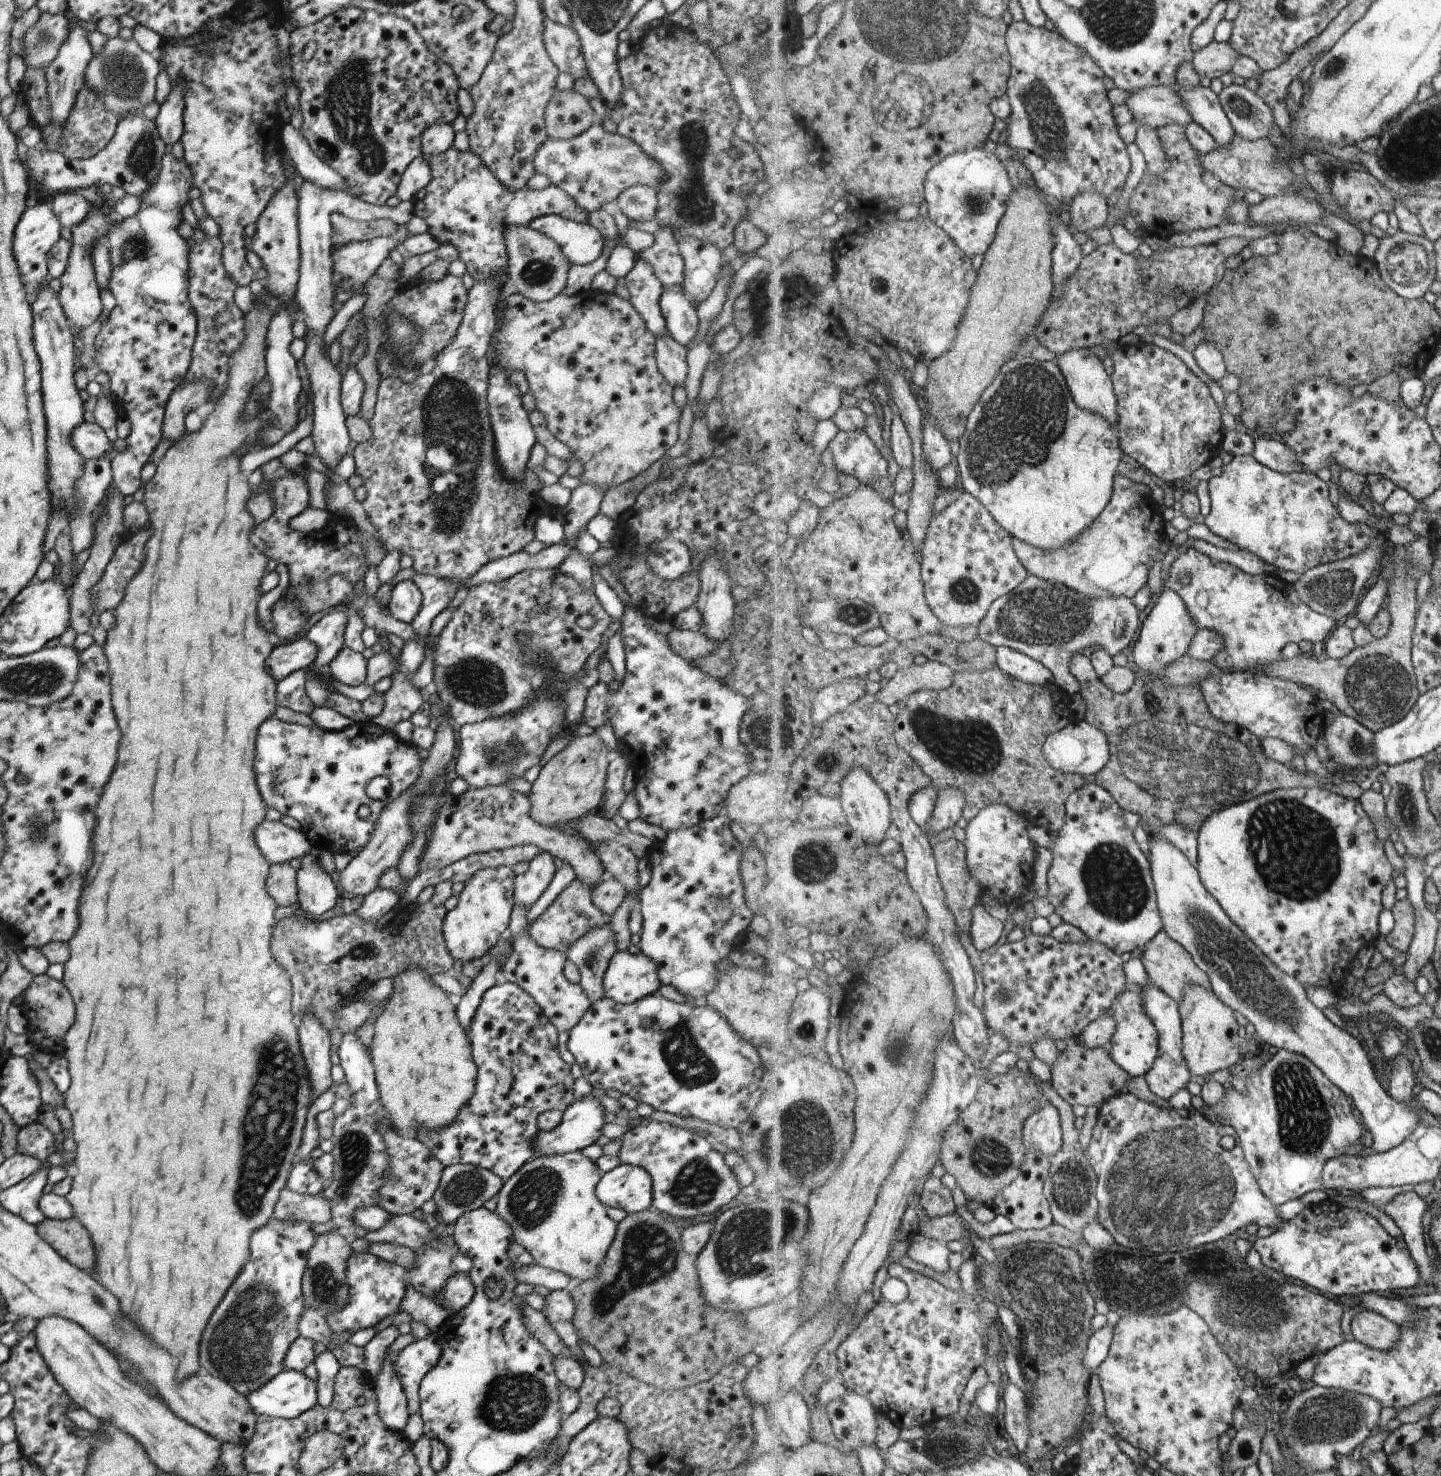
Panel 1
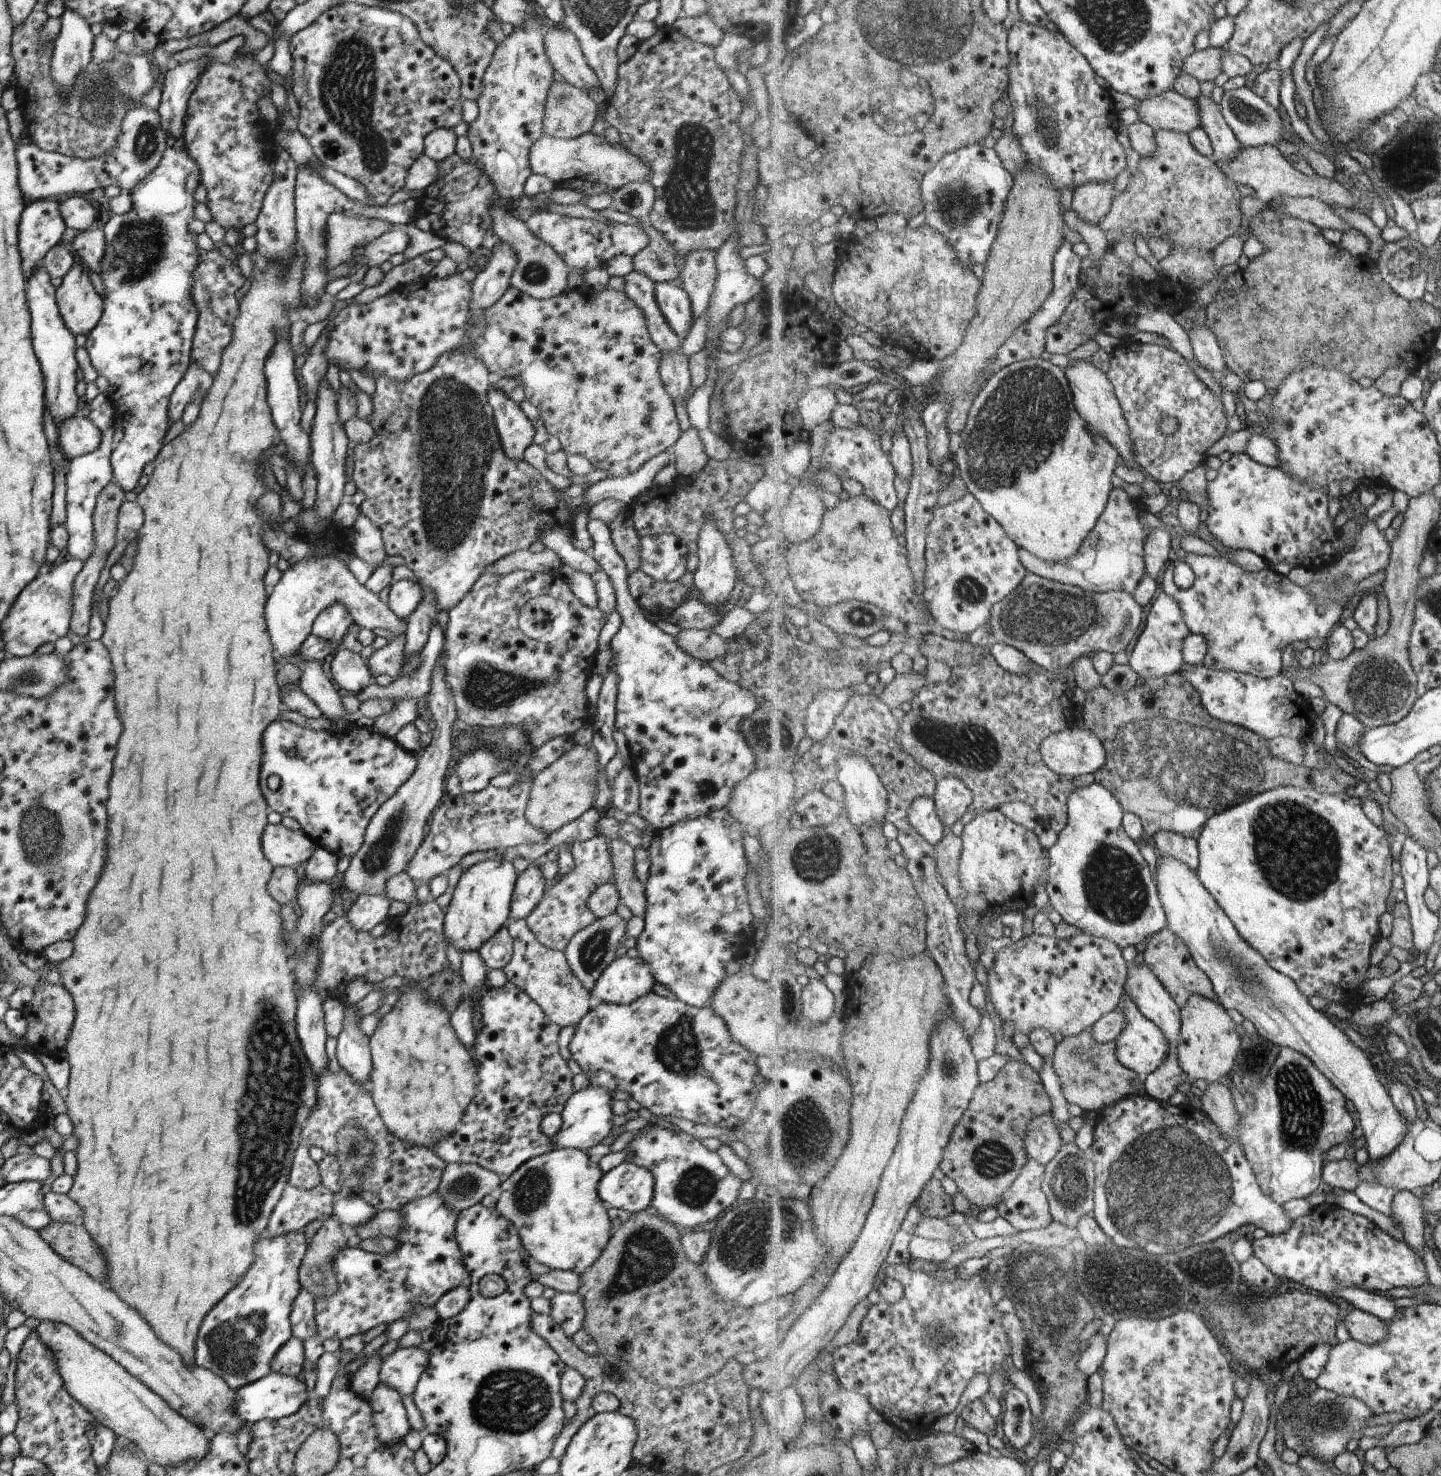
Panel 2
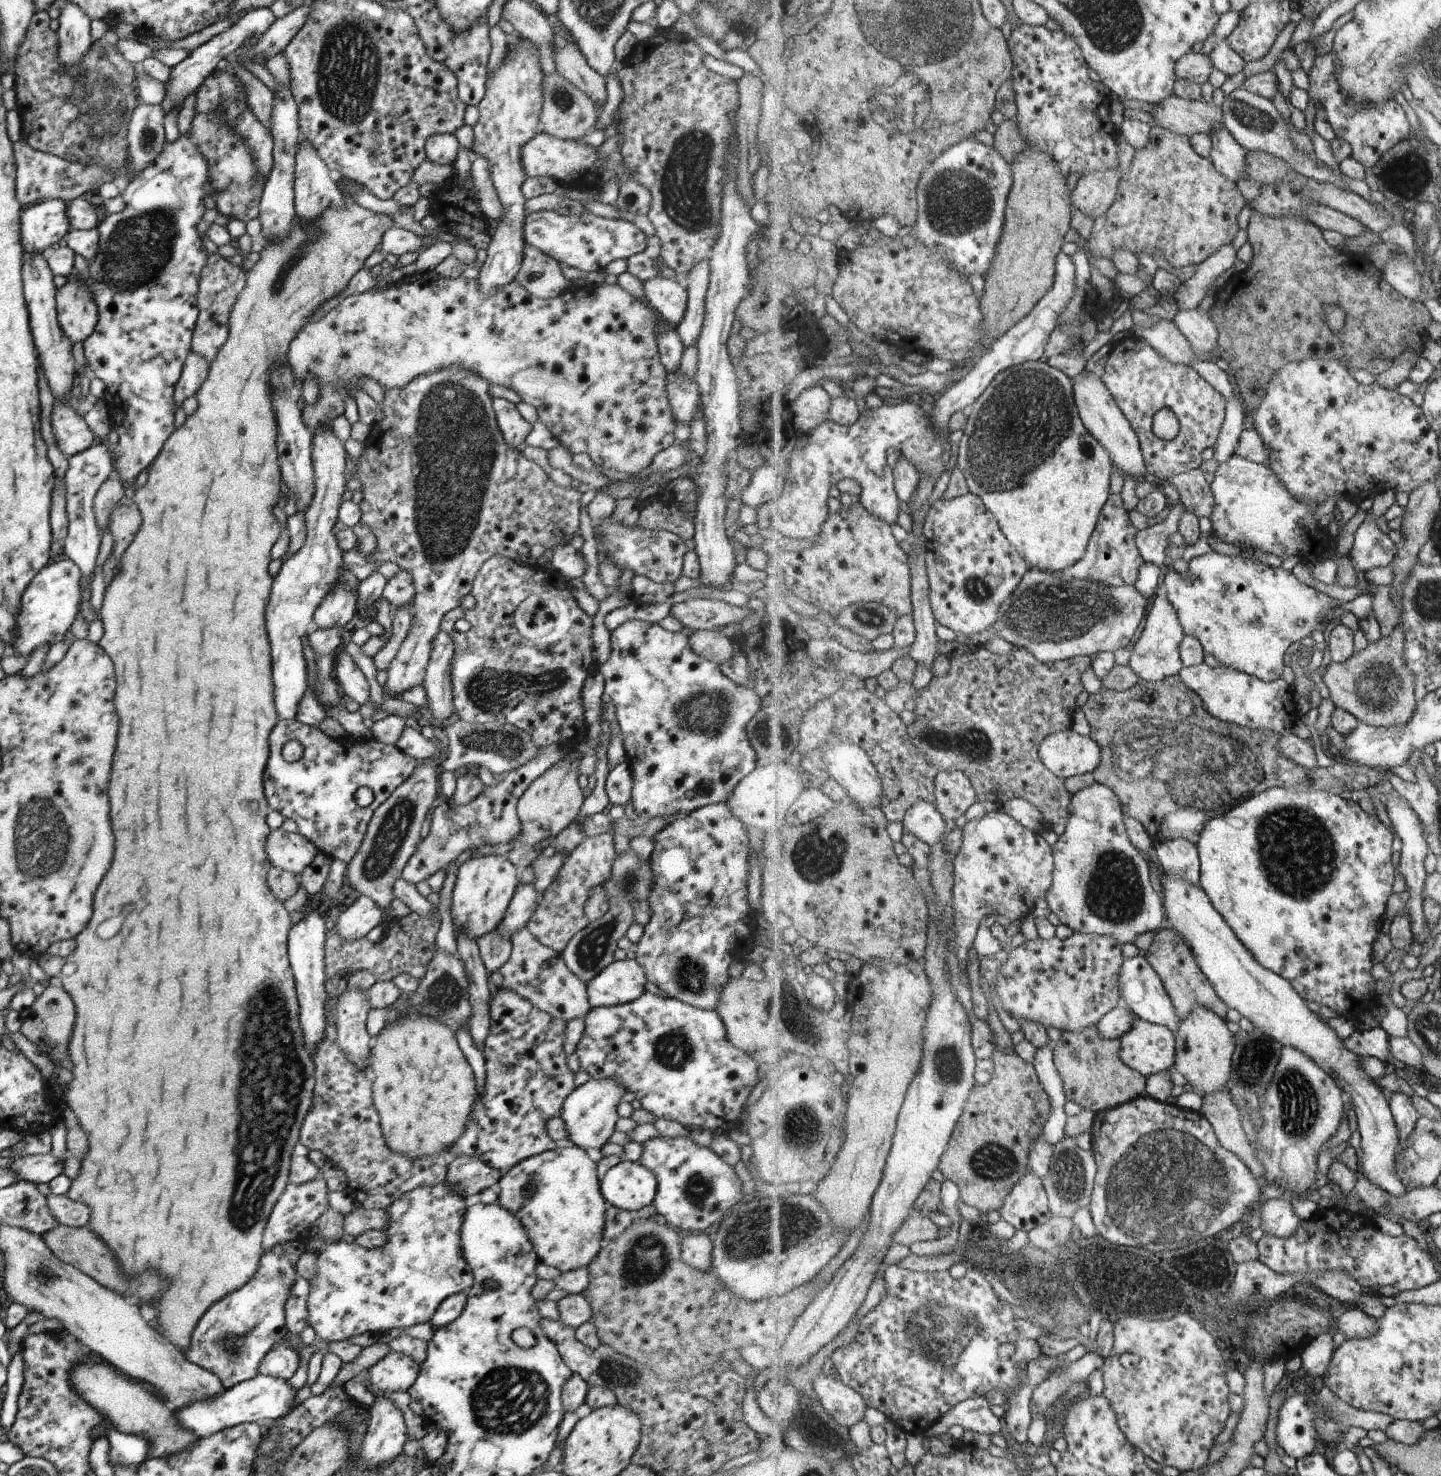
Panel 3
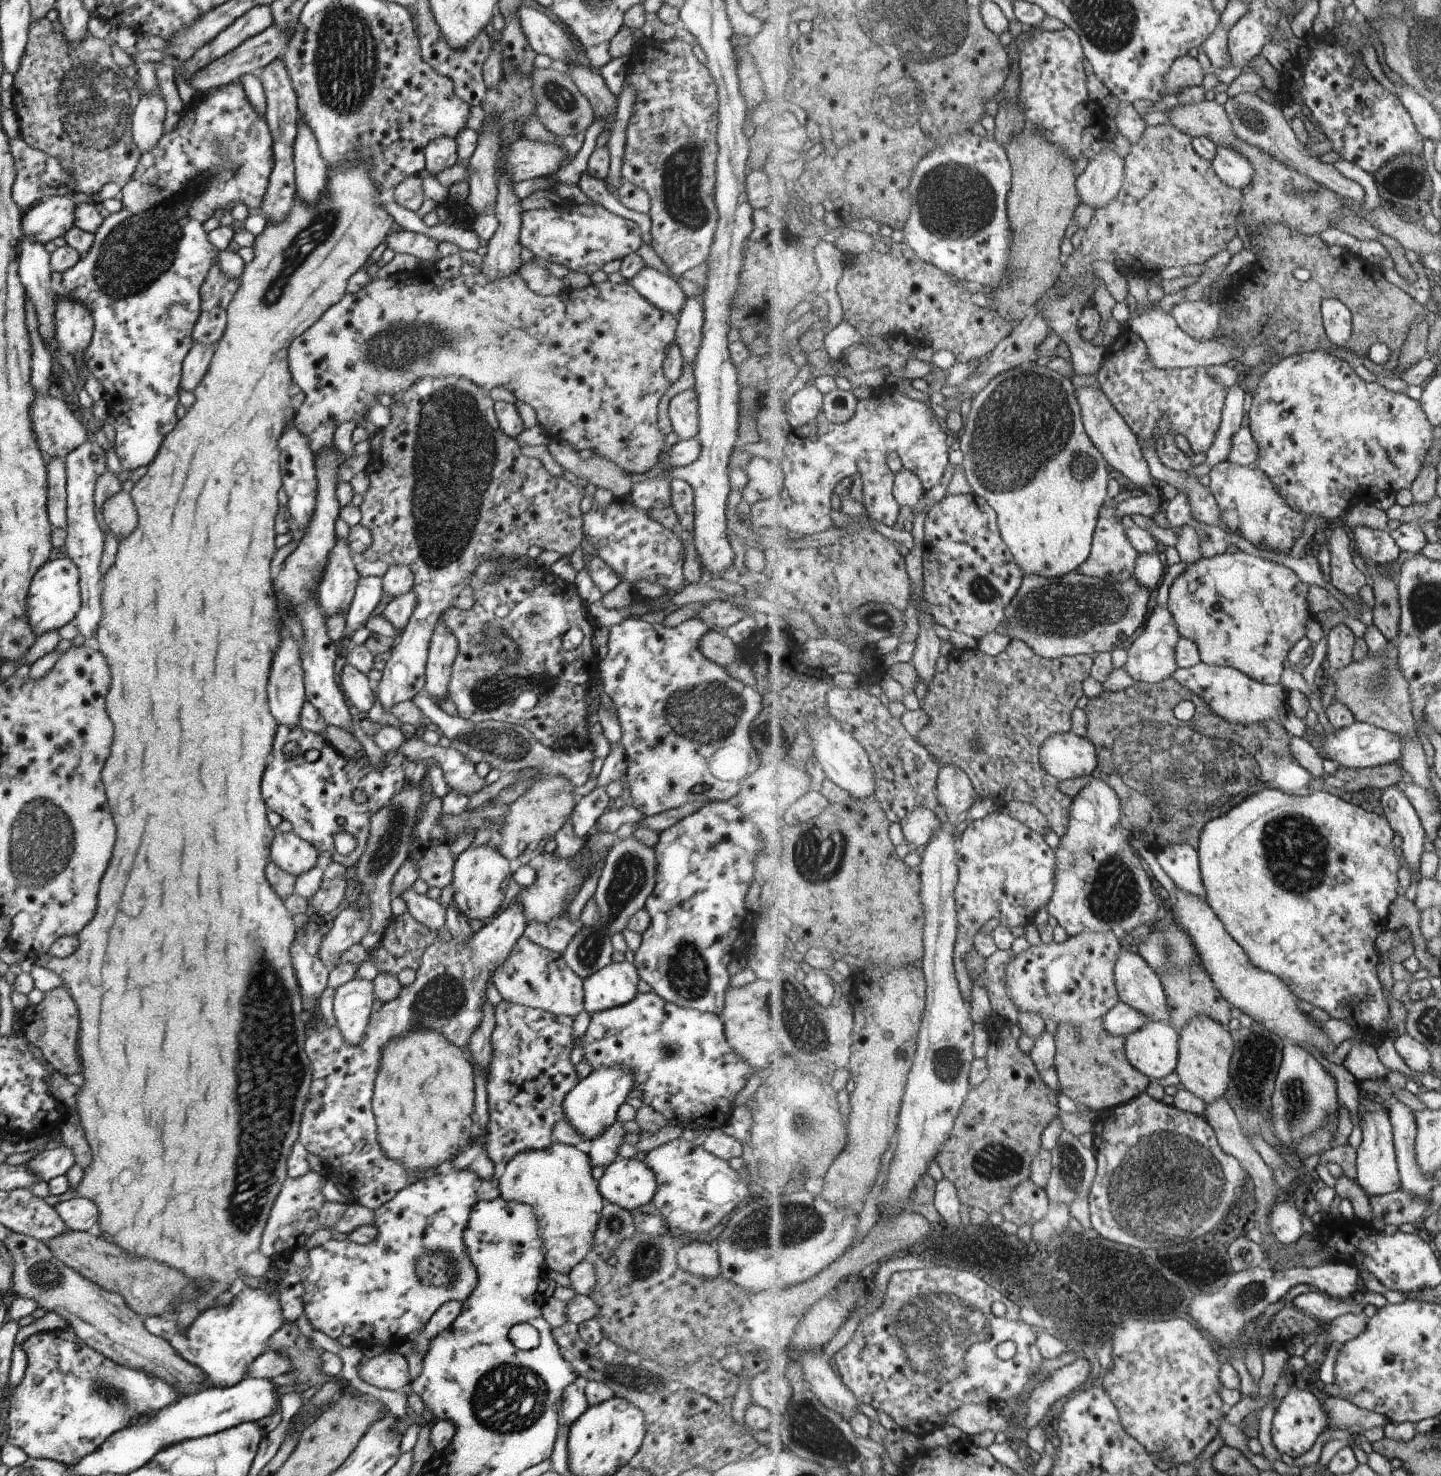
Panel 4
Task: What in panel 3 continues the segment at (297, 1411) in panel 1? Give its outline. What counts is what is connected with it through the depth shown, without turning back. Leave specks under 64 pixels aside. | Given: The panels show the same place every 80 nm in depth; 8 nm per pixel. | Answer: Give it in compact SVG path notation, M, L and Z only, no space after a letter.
M257 1374L253 1378L240 1382L219 1396L208 1397L185 1408L174 1411L180 1427L191 1431L197 1438L213 1434L225 1427L239 1423L260 1423L262 1420L275 1420L284 1417L296 1404L295 1392L286 1381L279 1377Z

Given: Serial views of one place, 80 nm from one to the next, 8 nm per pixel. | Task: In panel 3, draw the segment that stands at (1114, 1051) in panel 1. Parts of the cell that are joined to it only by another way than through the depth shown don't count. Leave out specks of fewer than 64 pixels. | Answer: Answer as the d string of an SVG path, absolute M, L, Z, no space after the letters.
M1133 1011L1134 1026L1120 1038L1120 1057L1145 1078L1175 1069L1176 1034L1141 1018Z

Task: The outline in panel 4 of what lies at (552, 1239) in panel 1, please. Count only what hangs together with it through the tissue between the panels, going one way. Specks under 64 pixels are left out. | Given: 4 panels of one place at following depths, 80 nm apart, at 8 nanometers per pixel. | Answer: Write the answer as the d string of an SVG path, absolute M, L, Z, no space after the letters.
M553 1143L543 1150L524 1151L508 1160L498 1178L499 1197L532 1208L547 1269L561 1274L592 1256L595 1232L604 1200L591 1177L589 1157L575 1146Z

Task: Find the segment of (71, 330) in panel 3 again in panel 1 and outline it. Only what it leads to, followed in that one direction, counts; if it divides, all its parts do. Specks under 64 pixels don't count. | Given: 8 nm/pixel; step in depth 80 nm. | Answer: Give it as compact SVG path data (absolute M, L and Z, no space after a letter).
M92 207L86 214L86 217L79 224L70 228L71 242L70 253L67 259L67 266L63 274L58 278L60 280L60 290L58 291L58 301L62 311L66 316L71 327L84 330L91 323L94 323L101 312L101 301L99 301L99 289L94 277L94 268L92 267L91 249L92 246L100 239L105 240L108 230L119 222L119 218L112 214L104 214L101 207Z

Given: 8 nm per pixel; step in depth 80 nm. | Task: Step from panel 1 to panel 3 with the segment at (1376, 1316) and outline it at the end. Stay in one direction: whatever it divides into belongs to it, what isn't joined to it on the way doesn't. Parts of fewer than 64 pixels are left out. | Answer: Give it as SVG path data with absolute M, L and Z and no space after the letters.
M1349 1309L1337 1320L1337 1330L1340 1330L1346 1339L1368 1339L1375 1336L1379 1329L1379 1320L1365 1314L1362 1309Z

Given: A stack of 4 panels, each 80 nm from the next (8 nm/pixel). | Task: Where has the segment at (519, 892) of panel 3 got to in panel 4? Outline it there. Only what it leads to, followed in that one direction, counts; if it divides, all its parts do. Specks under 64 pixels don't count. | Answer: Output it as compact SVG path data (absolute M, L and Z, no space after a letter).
M511 898L494 919L469 937L467 943L462 945L453 939L448 942L436 940L431 943L431 946L428 946L421 955L419 966L414 972L415 980L409 986L403 987L393 1000L383 1003L378 1011L371 1011L364 1039L359 1044L345 1043L336 1025L328 1028L320 1014L313 1023L305 1024L304 1051L309 1059L312 1073L308 1097L298 1126L298 1141L309 1154L314 1154L321 1159L326 1172L337 1175L337 1180L349 1190L353 1202L374 1211L391 1200L402 1188L412 1185L419 1179L437 1174L436 1167L431 1167L425 1169L420 1175L414 1175L403 1163L387 1158L379 1146L370 1098L382 1046L390 1038L401 1036L413 1029L431 1029L440 1032L460 1049L467 1045L468 1036L471 1036L482 1019L481 1005L485 1000L485 981L505 960L515 941L523 935L525 925L526 918L522 902Z

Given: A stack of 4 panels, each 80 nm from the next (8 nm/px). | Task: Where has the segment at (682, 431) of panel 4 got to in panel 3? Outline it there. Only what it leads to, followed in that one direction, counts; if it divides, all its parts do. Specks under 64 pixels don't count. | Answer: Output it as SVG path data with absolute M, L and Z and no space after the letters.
M679 367L673 372L666 372L665 395L675 422L688 425L700 400L698 386L694 379L685 378Z

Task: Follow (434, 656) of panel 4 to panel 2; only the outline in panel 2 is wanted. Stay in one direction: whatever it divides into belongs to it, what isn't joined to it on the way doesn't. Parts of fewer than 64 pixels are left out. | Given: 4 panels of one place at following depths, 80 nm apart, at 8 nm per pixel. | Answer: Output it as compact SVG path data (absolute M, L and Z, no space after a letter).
M440 656L434 664L430 678L430 690L427 694L427 709L434 716L431 725L432 739L419 753L416 767L411 776L373 813L367 823L361 846L350 856L343 873L343 886L357 894L384 894L384 884L392 874L404 871L412 854L421 844L423 825L431 810L444 797L443 780L447 776L447 766L453 748L451 725L456 716L453 697L443 680L443 667Z

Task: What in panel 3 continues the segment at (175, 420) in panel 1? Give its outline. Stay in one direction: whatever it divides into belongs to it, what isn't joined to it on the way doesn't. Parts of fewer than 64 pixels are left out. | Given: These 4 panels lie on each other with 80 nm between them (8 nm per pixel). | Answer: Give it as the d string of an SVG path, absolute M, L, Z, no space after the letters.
M190 350L184 360L180 377L174 386L173 400L176 408L181 407L181 402L185 398L195 396L207 373L208 362Z

